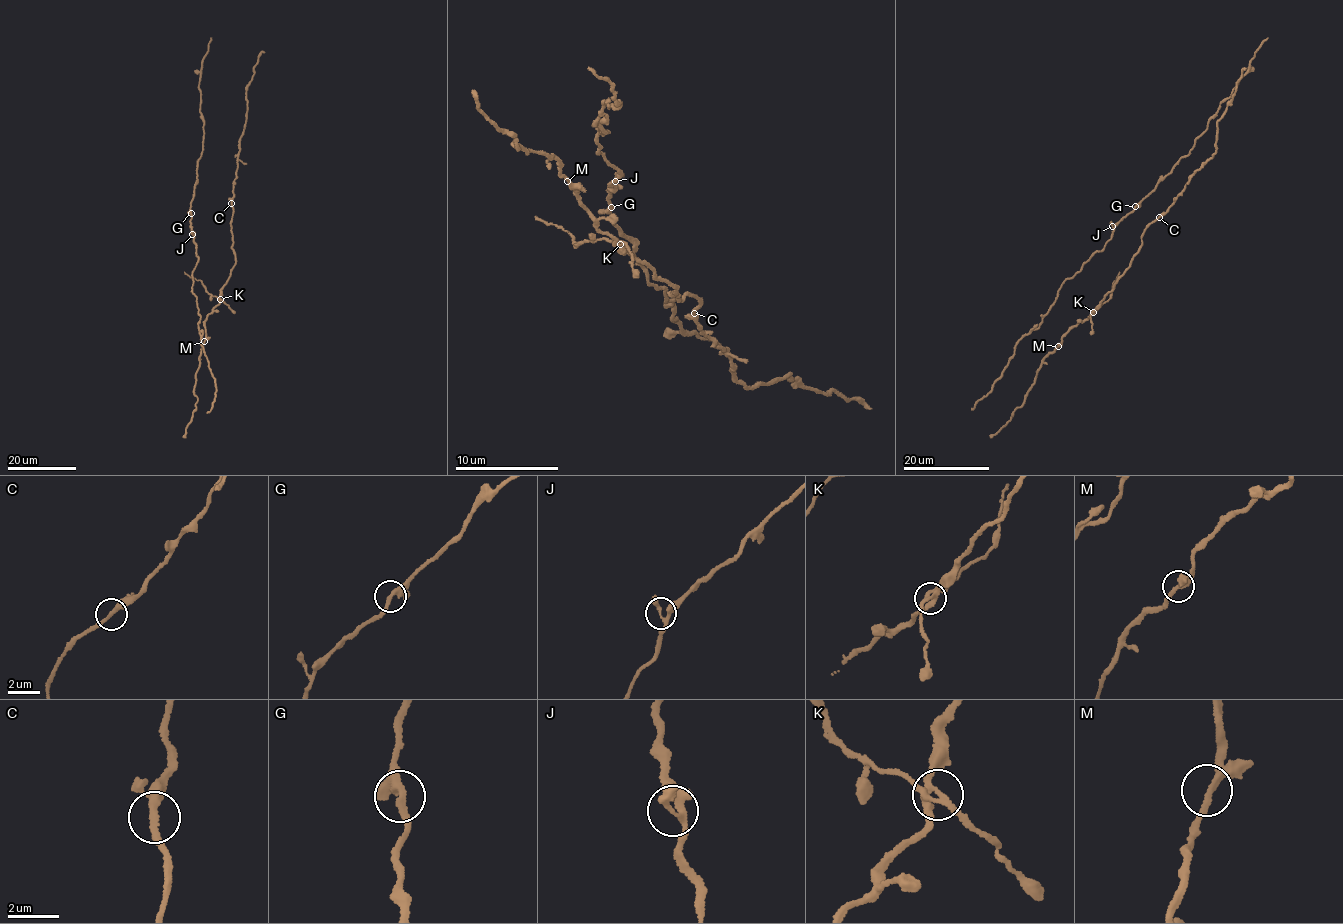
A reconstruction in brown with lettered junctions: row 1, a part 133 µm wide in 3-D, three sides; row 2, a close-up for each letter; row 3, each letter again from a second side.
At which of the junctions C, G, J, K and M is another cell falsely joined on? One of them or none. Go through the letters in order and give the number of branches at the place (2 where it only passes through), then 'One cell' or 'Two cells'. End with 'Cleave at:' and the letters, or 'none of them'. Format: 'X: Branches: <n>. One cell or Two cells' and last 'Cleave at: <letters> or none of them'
C: Branches: 3. One cell
G: Branches: 3. One cell
J: Branches: 3. One cell
K: Branches: 4. Two cells
M: Branches: 3. One cell
Cleave at: K

